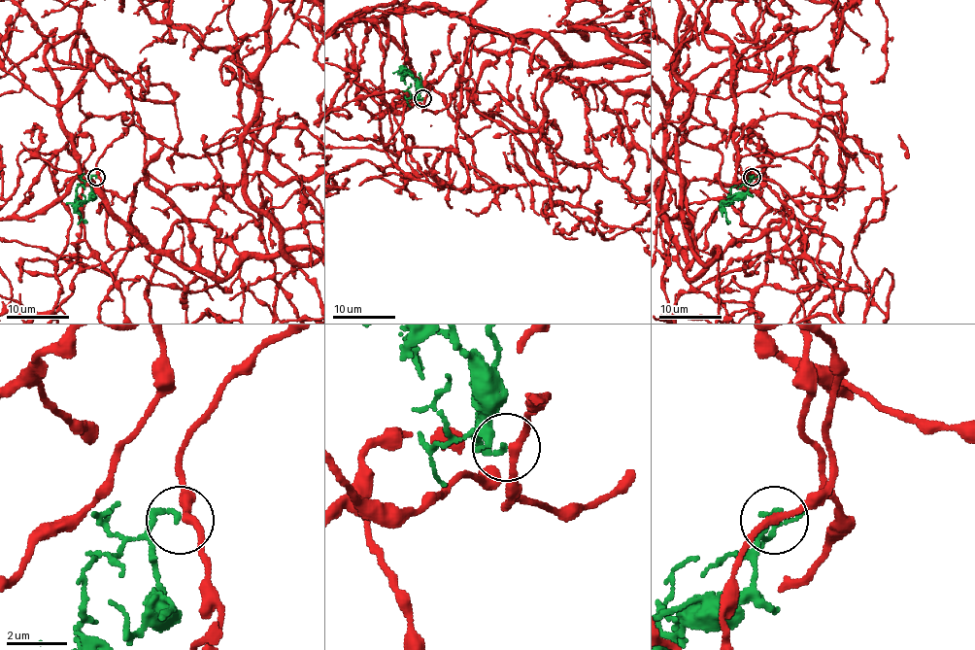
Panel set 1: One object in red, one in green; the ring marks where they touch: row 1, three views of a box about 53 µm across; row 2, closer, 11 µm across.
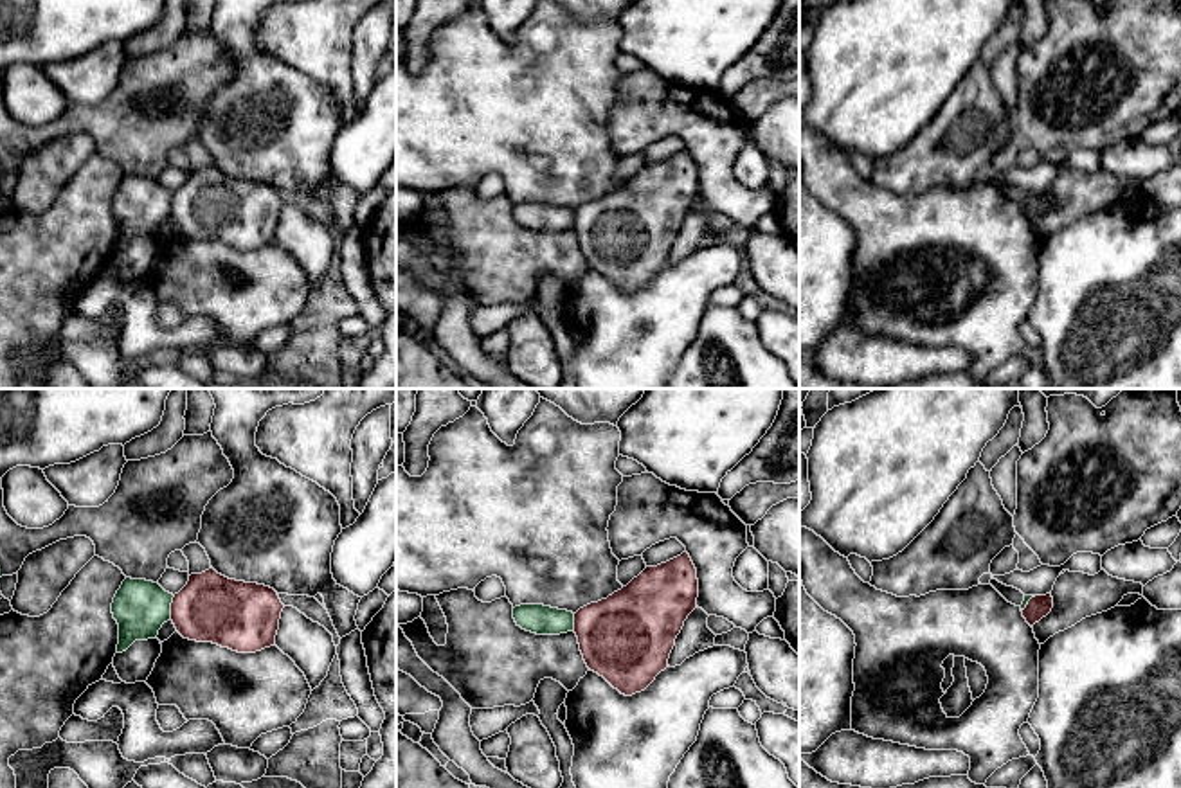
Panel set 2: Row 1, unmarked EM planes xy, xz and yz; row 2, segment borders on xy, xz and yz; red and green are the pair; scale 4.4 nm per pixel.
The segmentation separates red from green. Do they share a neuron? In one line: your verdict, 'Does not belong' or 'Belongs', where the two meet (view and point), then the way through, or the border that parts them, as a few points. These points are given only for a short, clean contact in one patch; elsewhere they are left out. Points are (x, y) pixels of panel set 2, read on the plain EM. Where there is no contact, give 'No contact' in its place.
Does not belong. Touches red at xy (171, 204)

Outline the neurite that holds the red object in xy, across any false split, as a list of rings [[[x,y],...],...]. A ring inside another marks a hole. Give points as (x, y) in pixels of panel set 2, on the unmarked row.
[[[211,164],[202,171],[191,171],[187,182],[175,191],[171,218],[184,236],[212,239],[238,250],[256,250],[275,243],[283,205],[284,201],[274,185],[229,176]]]

